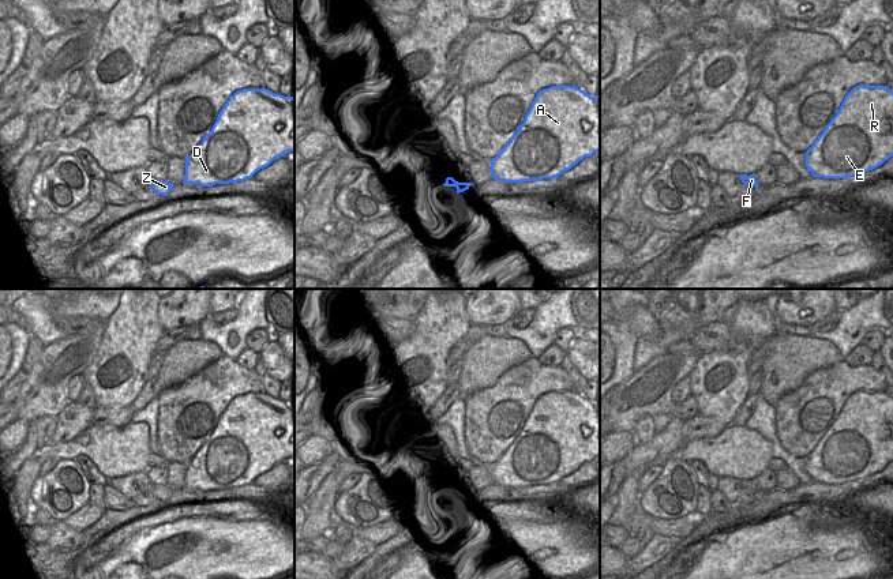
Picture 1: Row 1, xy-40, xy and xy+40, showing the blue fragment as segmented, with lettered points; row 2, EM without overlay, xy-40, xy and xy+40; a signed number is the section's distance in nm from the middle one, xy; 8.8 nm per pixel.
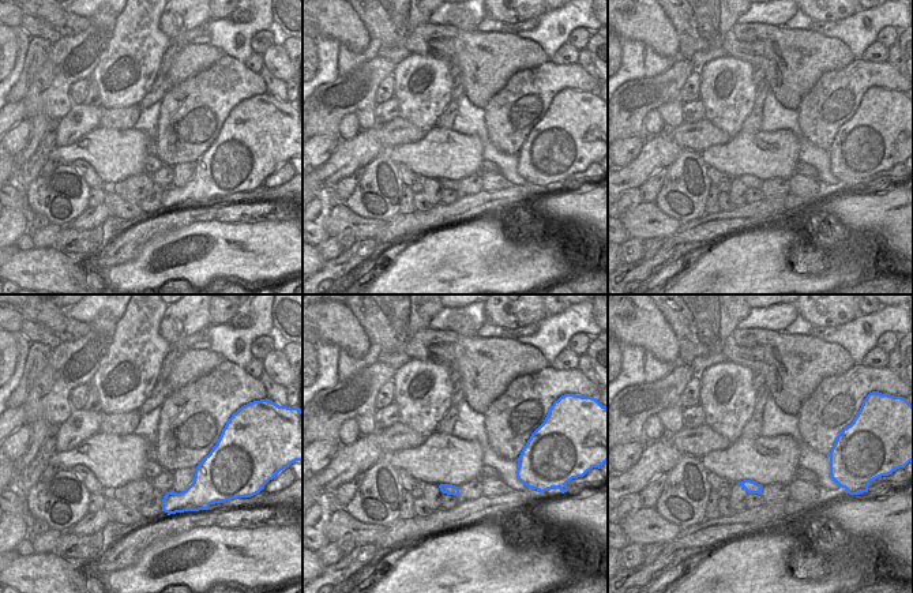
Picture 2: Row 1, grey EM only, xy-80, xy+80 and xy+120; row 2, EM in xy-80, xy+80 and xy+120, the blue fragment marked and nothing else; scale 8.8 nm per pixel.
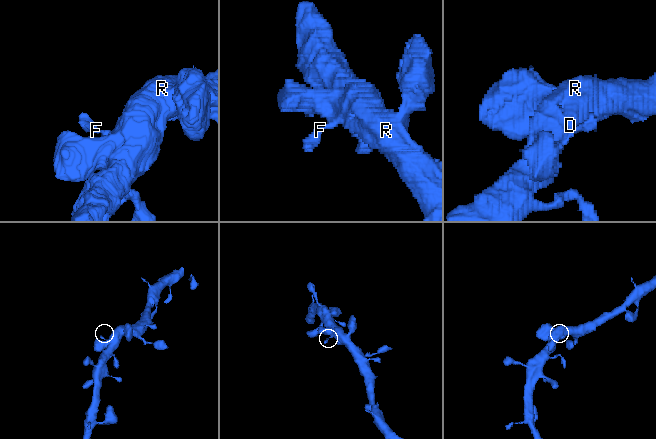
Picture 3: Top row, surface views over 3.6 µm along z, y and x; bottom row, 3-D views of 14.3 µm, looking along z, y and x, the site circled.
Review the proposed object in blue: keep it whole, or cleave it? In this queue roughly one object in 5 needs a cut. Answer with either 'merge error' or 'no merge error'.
no merge error

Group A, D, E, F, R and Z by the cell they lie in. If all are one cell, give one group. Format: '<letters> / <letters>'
A D E F R Z

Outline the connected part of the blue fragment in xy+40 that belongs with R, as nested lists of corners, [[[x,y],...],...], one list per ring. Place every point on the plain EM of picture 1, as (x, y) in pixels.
[[[859,390],[806,456],[806,473],[814,482],[845,484],[873,475],[890,462],[893,395]]]

